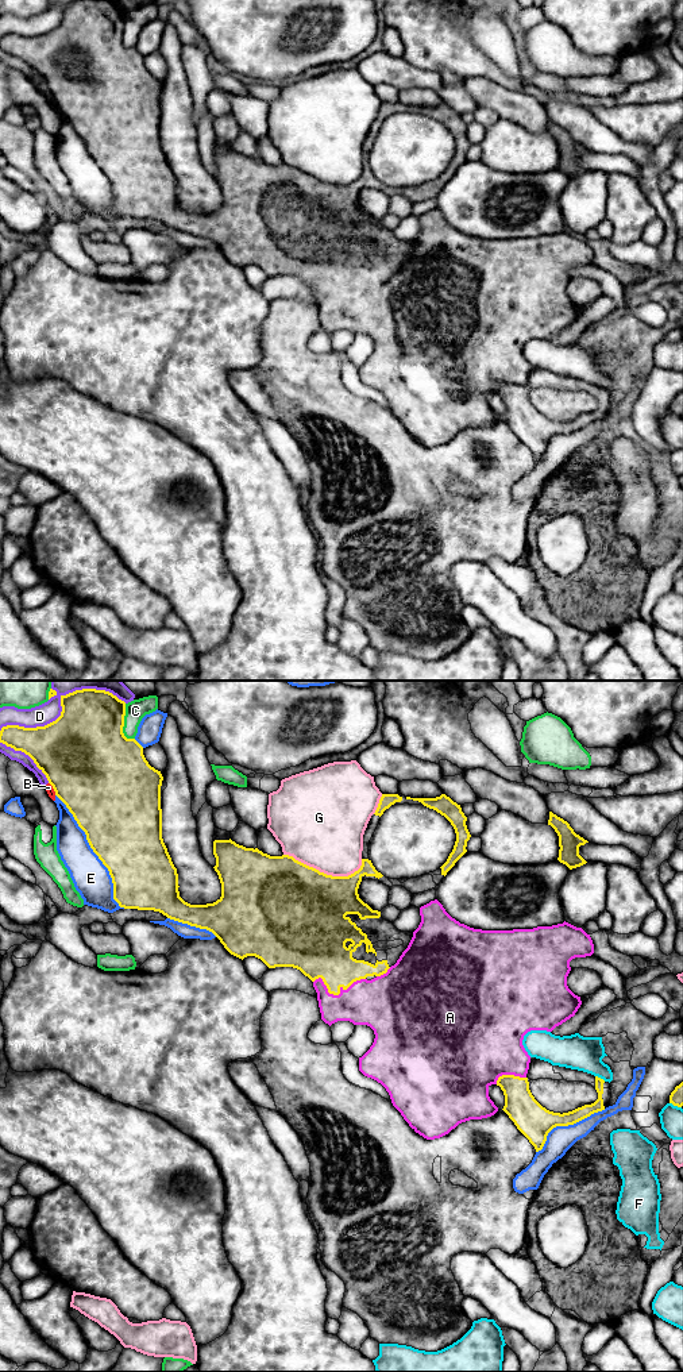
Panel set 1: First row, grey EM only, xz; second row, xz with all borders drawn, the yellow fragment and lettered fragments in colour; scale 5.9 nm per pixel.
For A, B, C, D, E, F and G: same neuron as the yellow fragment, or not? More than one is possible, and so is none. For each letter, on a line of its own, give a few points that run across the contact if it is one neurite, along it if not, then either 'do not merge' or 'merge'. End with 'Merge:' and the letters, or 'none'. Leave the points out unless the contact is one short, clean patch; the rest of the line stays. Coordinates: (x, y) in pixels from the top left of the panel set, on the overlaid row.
A: merge
B: line xz (49, 782), (56, 794); do not merge
C: do not merge
D: do not merge
E: do not merge
F: do not merge
G: do not merge
Merge: A

